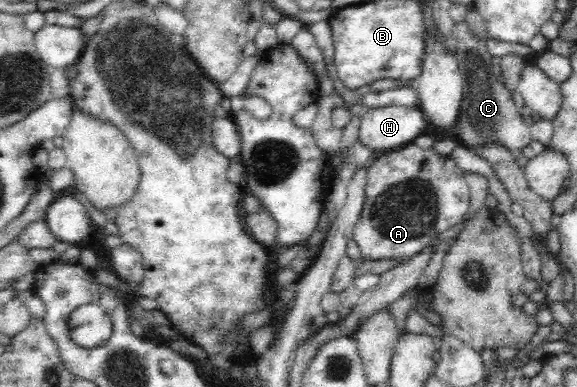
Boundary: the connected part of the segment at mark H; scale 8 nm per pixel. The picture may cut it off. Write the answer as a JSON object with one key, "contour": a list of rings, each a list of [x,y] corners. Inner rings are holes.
{"contour":[[[387,105],[370,108],[360,119],[359,145],[375,156],[401,148],[425,133],[429,121],[417,107]]]}

